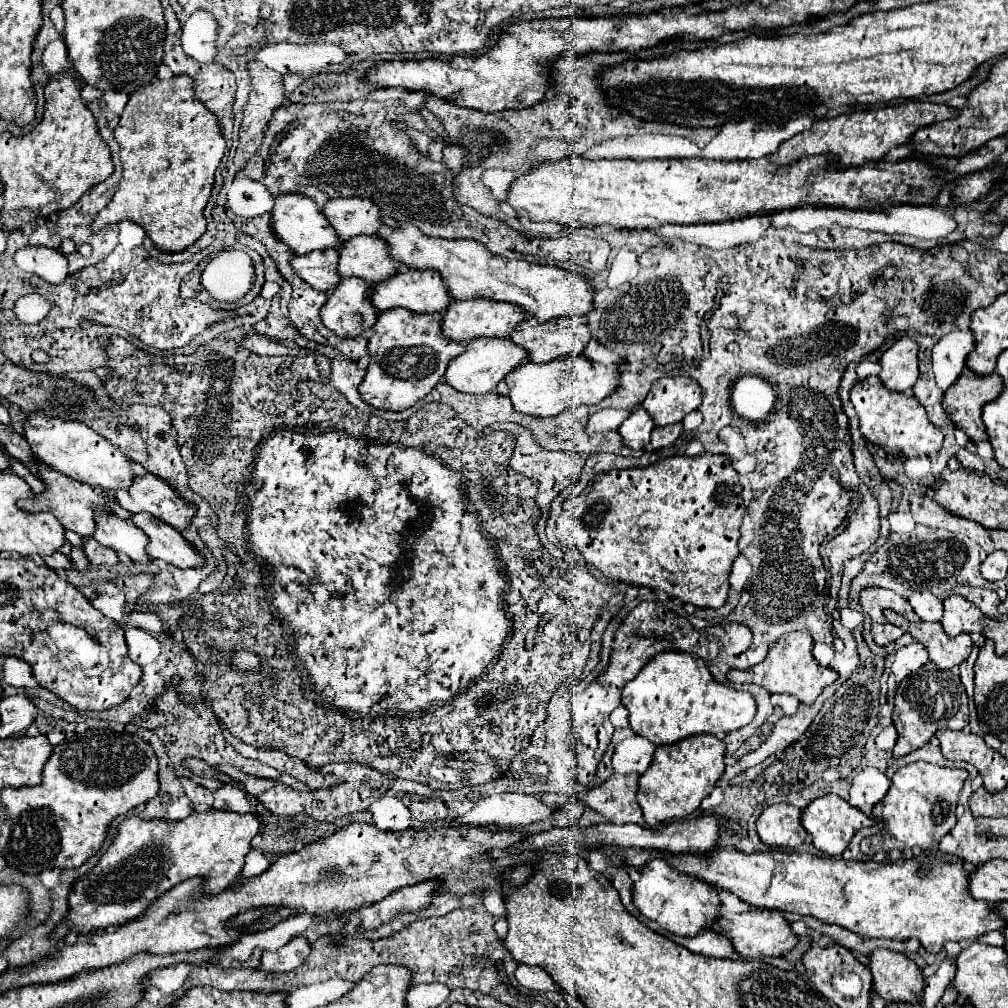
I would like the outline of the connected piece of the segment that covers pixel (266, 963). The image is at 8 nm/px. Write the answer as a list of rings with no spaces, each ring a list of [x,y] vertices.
[[[294,937],[290,943],[286,943],[276,951],[264,951],[260,959],[260,969],[268,973],[292,971],[298,965],[302,965],[302,961],[310,955],[310,951],[312,951],[312,945],[306,937]]]

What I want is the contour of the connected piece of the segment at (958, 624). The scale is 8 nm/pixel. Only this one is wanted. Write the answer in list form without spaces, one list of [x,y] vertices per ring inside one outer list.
[[[950,595],[944,599],[944,615],[940,619],[946,635],[960,635],[960,633],[982,633],[990,619],[970,601],[960,595]]]

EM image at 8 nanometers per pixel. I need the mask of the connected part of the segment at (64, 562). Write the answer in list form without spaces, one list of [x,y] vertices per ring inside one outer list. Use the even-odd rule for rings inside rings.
[[[56,551],[56,553],[52,553],[52,555],[44,555],[42,557],[44,559],[44,563],[50,567],[50,569],[70,569],[72,565],[70,565],[70,561],[68,561],[68,557],[66,555],[62,555],[60,551]]]

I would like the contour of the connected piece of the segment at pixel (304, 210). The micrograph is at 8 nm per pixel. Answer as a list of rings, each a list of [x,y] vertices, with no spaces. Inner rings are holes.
[[[288,193],[284,197],[276,197],[276,207],[272,211],[272,225],[280,241],[284,241],[296,255],[308,255],[316,249],[336,249],[344,245],[344,241],[336,235],[334,227],[328,223],[320,207],[314,199],[298,193]]]

